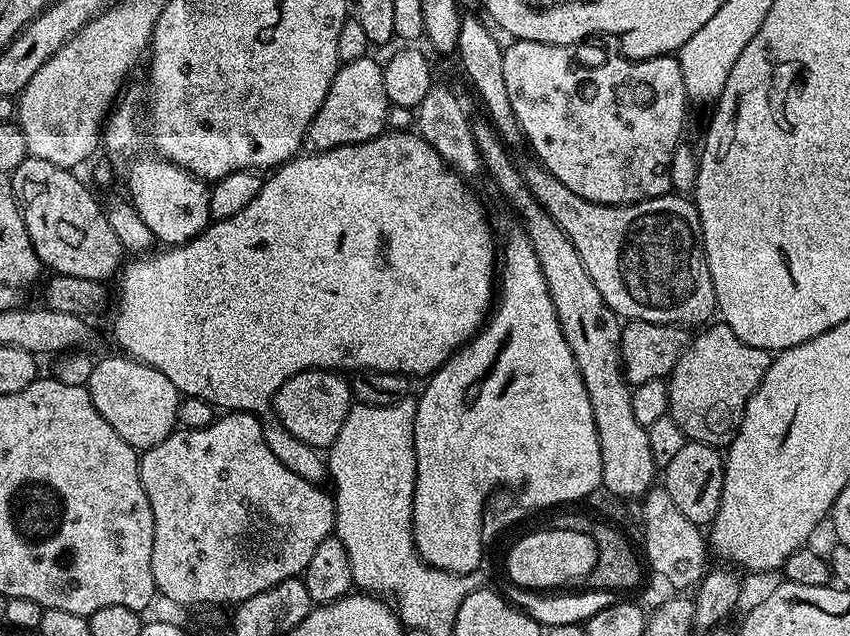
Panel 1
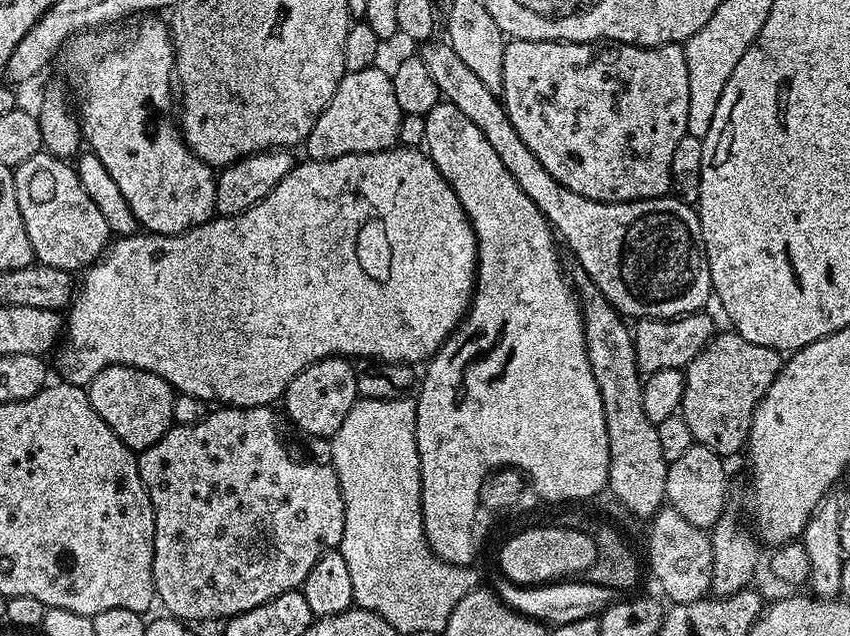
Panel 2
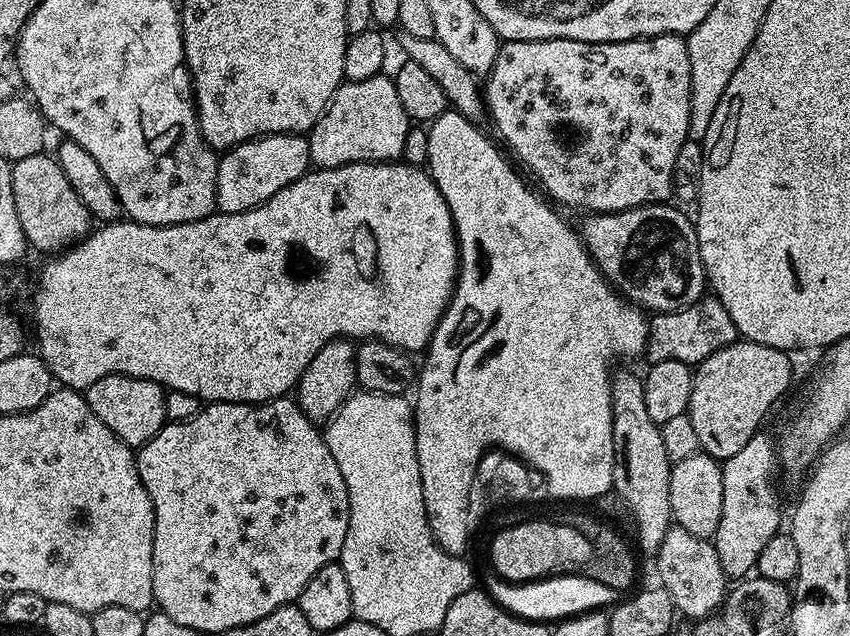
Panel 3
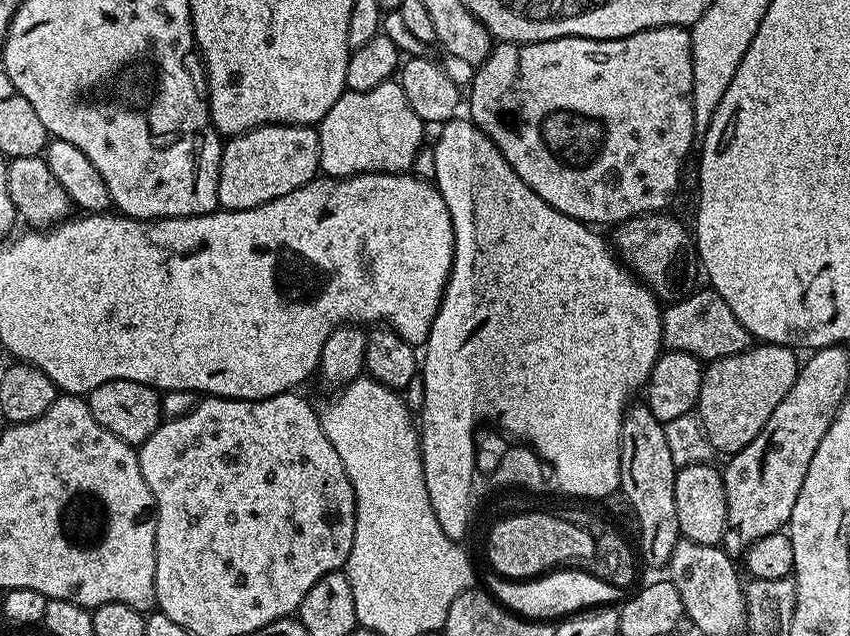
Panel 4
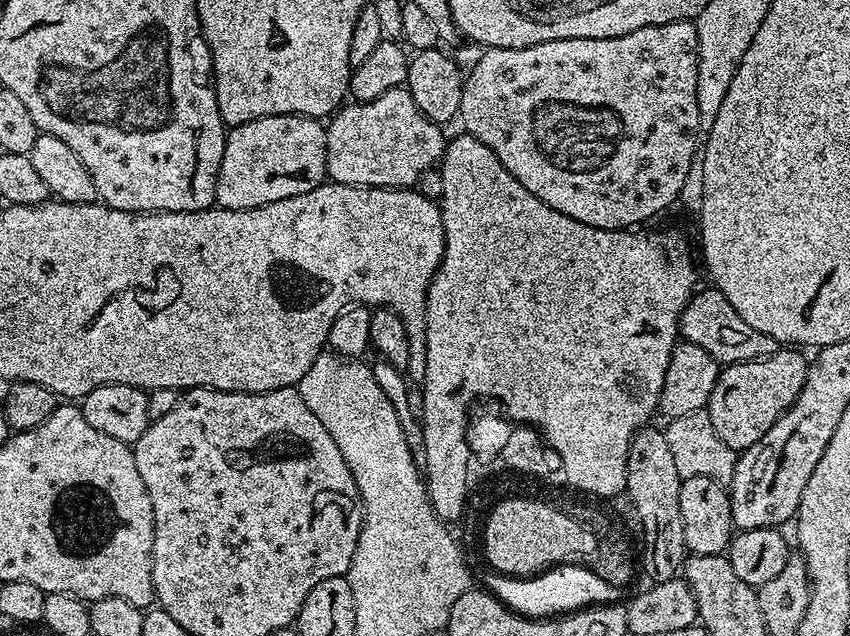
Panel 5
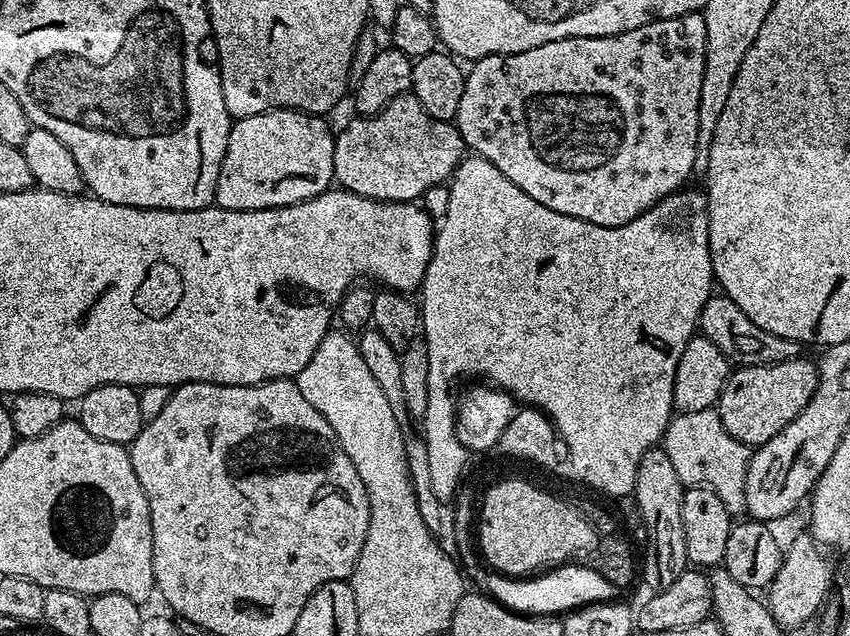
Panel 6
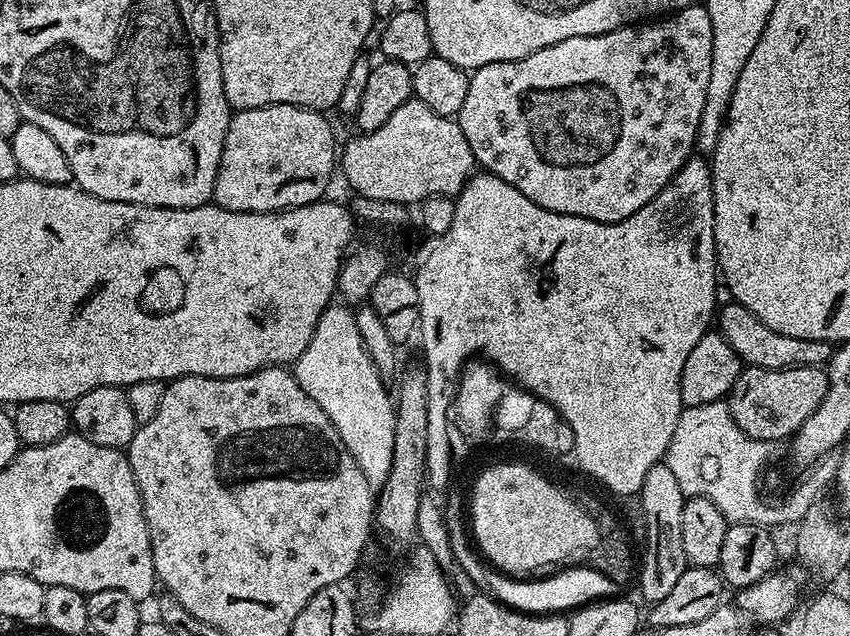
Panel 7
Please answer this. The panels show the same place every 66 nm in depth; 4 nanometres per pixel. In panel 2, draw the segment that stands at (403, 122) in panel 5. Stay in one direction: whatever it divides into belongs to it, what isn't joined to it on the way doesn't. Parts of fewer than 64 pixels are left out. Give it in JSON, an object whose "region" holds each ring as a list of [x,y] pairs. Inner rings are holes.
{"region":[[[380,66],[366,70],[345,71],[338,82],[338,90],[334,90],[334,98],[318,114],[318,122],[314,122],[314,130],[302,141],[307,159],[333,160],[346,154],[362,154],[363,152],[381,152],[393,147],[399,138],[399,126],[402,113],[398,106],[398,98],[394,98],[392,77]]]}

